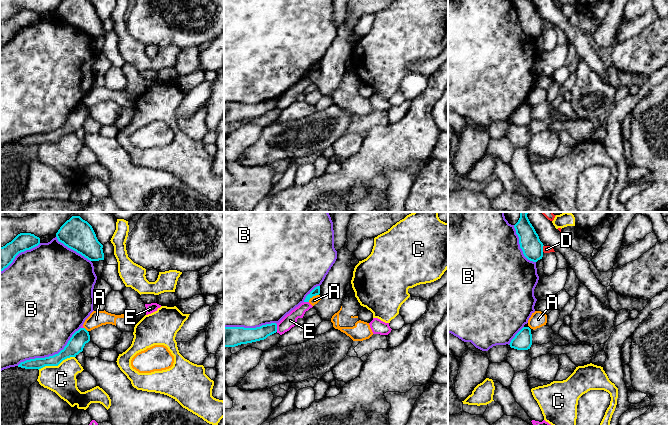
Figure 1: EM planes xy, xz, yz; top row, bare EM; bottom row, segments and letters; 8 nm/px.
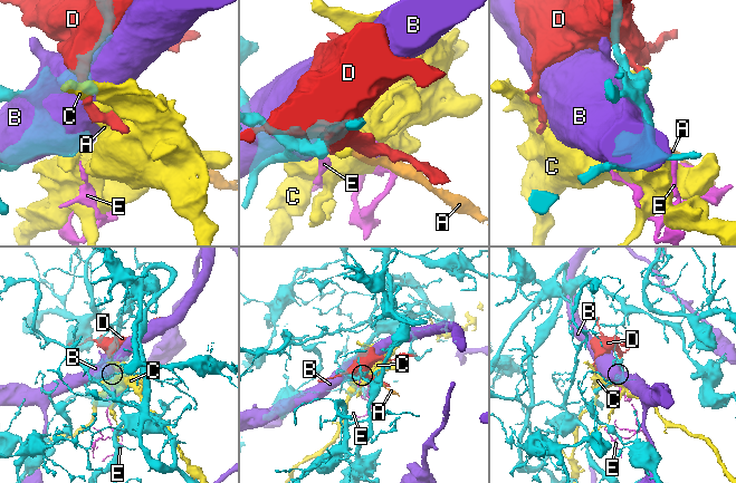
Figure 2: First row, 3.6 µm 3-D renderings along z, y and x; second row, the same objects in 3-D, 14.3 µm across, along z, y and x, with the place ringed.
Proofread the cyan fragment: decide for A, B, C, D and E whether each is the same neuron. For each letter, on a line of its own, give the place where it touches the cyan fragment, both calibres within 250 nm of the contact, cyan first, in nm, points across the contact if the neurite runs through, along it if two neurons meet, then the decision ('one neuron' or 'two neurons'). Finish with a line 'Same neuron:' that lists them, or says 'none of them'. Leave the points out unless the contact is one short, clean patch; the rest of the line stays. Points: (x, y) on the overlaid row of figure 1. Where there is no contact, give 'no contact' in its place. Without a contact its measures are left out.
A: xz (313, 295) | 60/70 nm | along xz (318, 294), (308, 301) | two neurons
B: xy (50, 356) | 140/480 nm | two neurons
C: xy (56, 365) | 140/240 nm | two neurons
D: yz (542, 248) | 170/60 nm | two neurons
E: xz (276, 328) | 130/110 nm | along xz (276, 324), (277, 331) | two neurons
Same neuron: none of them

